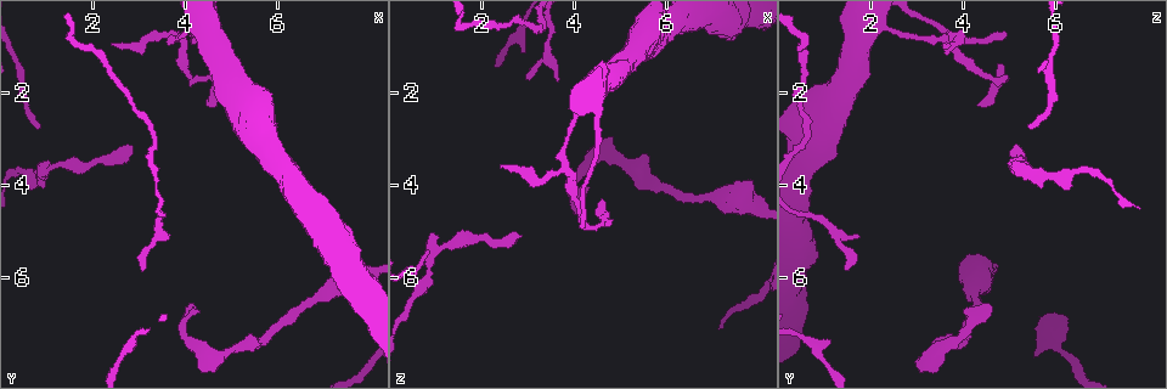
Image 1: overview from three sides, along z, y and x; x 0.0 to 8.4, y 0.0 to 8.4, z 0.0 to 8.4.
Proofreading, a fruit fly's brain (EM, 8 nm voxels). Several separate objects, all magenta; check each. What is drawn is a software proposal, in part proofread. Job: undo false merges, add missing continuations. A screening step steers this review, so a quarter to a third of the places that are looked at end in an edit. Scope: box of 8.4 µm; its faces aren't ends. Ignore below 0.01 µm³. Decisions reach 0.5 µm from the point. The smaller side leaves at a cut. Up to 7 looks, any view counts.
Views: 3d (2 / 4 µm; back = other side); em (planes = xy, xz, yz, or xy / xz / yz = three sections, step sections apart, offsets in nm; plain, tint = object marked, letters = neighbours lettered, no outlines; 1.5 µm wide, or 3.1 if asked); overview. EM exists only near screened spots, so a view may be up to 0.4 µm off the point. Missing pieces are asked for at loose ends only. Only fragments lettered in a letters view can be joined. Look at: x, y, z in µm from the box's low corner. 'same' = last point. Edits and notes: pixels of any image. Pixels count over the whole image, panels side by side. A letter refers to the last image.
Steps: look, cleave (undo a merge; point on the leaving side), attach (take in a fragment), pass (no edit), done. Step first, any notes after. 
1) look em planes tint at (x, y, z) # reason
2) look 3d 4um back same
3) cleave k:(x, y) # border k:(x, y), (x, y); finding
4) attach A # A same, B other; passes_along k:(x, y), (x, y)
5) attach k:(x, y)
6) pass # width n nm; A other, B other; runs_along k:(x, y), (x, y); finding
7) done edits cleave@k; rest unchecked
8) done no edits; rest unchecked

look 3d 4um at (5.85, 2.00, 0.70)

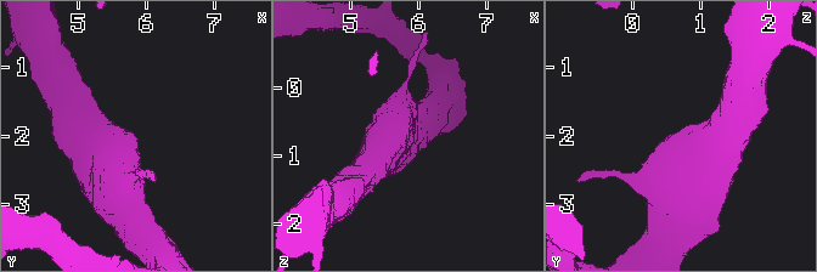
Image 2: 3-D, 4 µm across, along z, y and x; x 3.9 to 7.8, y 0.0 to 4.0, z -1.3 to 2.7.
look em yz step 4 letters at (5.85, 2.00, 0.70)

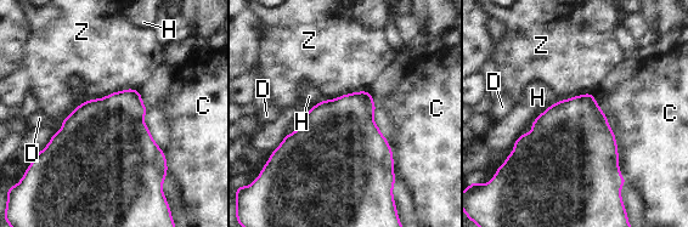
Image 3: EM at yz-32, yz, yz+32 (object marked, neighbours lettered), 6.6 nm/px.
look em planes letters same # another direction

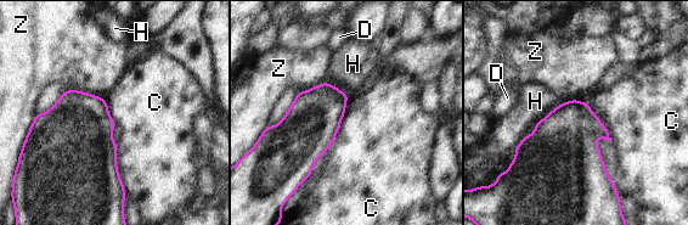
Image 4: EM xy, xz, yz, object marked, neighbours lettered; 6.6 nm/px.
pass # C other, D other, H other, Z other; border 4:(577, 100), (588, 105), (612, 141); no lettered fragment goes on from it

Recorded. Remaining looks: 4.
look em yz step 4 tint at (3.75, 0.85, 3.55) # thin neck

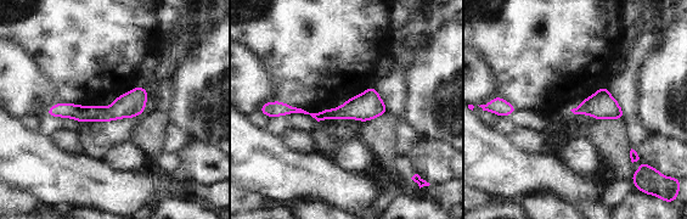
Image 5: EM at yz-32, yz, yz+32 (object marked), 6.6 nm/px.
look em xz step 4 letters same # cut it another way

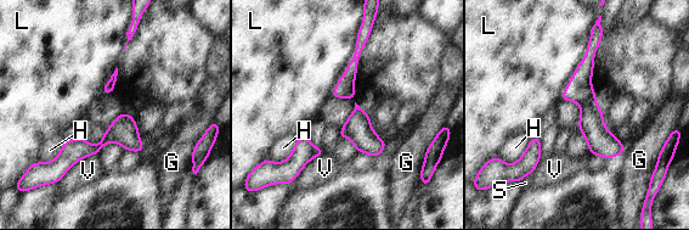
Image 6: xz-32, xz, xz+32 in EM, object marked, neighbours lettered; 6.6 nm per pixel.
pass # width 170 nm; G other, H other, L other, S other, V other; border 6:(96, 153), (80, 158), (58, 180); continuous, no second neuron

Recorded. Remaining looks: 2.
look em planes tint at (4.20, 7.45, 3.70) # calibre changes

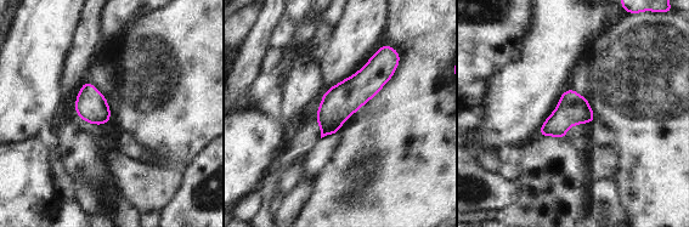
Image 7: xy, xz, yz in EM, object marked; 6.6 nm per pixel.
look em planes letters same # see the neighbours

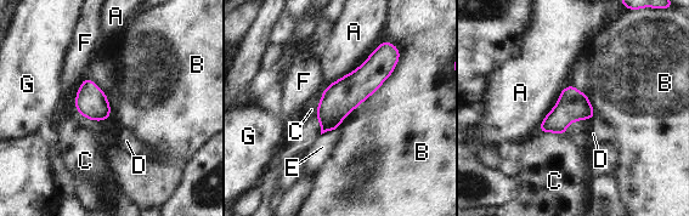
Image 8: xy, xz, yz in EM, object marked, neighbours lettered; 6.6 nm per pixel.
pass # A other, B other, C other, D other, E other, F other, G other; border 8:(385, 39), (397, 63), (355, 108); all the same neuron

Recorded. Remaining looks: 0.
done no edits; rest unchecked

